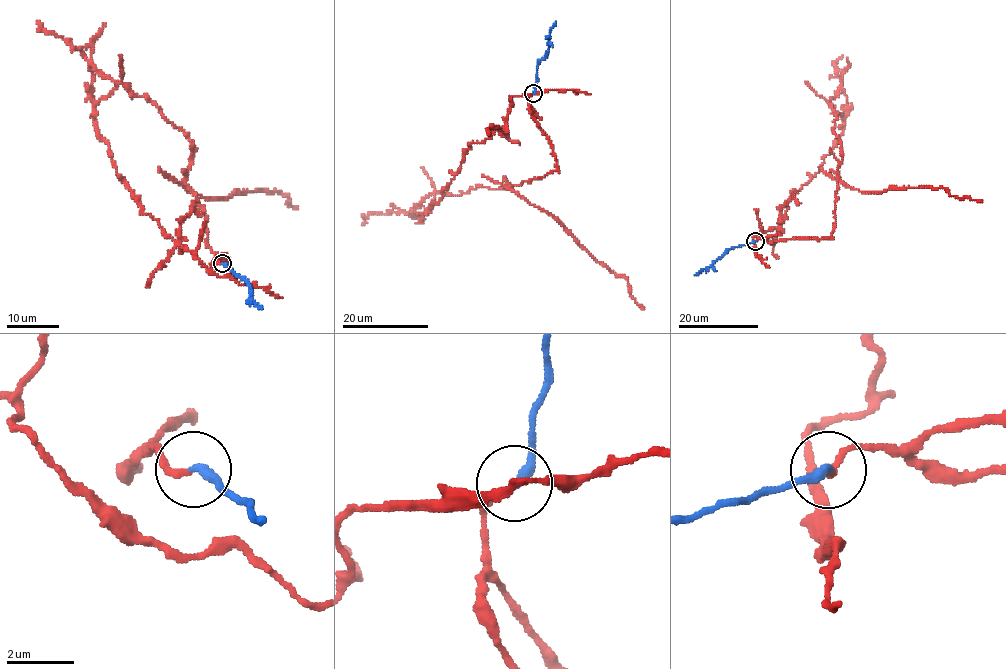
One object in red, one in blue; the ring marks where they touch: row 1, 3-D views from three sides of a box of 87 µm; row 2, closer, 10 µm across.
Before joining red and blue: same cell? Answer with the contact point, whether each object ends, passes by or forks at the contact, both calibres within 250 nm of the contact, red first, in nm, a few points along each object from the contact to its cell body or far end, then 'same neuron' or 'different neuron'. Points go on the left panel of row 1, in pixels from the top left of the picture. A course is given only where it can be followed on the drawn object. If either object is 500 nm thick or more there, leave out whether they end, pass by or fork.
place (222, 263); red ends; blue ends; calibres 180 and 280 nm; course red (221, 263), (185, 179), (187, 134), (117, 85), (92, 117), (143, 213), (219, 276), (281, 298); course blue (222, 263), (248, 284), (252, 300), (263, 309); different neuron

